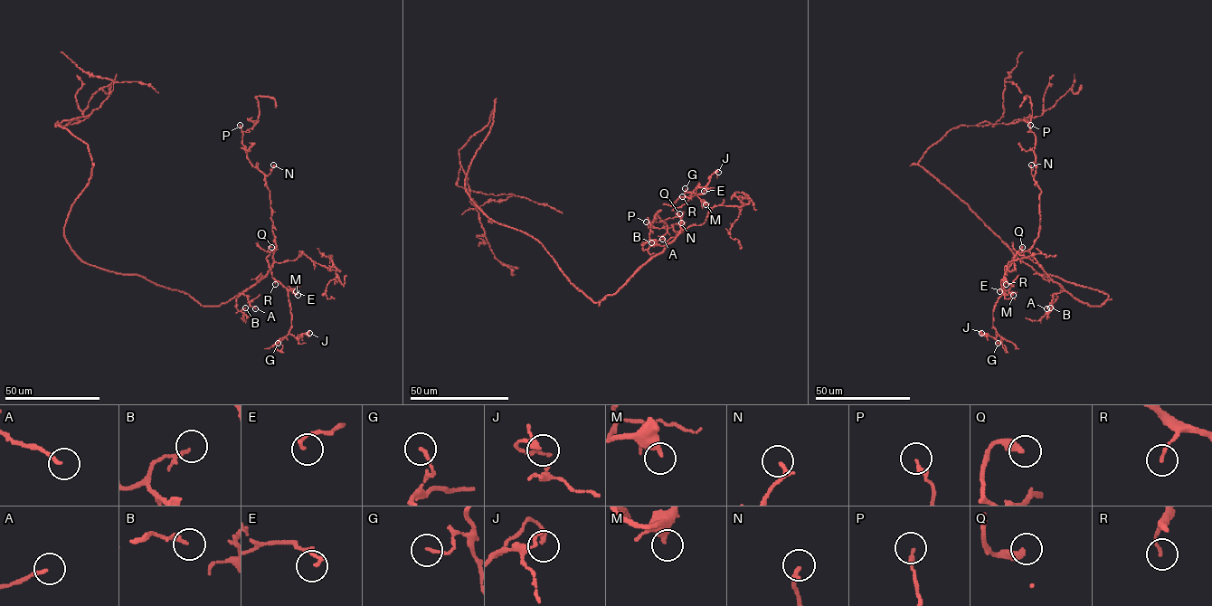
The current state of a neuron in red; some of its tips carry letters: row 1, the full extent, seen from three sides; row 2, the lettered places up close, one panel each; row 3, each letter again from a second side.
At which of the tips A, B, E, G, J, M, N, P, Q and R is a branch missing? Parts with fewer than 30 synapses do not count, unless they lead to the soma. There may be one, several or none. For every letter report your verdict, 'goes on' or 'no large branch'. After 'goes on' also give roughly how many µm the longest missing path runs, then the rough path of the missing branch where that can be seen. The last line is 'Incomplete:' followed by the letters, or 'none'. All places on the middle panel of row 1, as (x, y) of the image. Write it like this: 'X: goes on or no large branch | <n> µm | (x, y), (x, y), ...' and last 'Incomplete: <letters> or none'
A: no large branch
B: no large branch
E: no large branch
G: no large branch
J: no large branch
M: no large branch
N: no large branch
P: no large branch
Q: no large branch
R: no large branch
Incomplete: none

